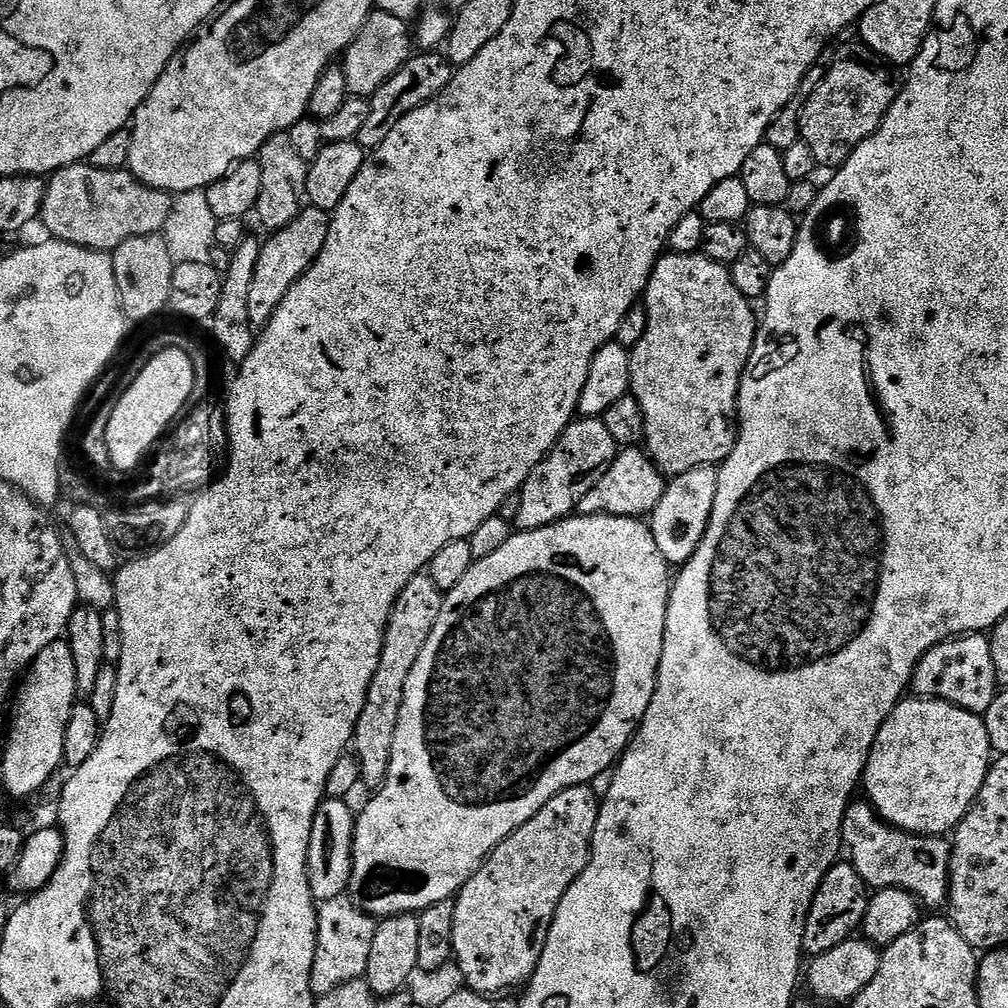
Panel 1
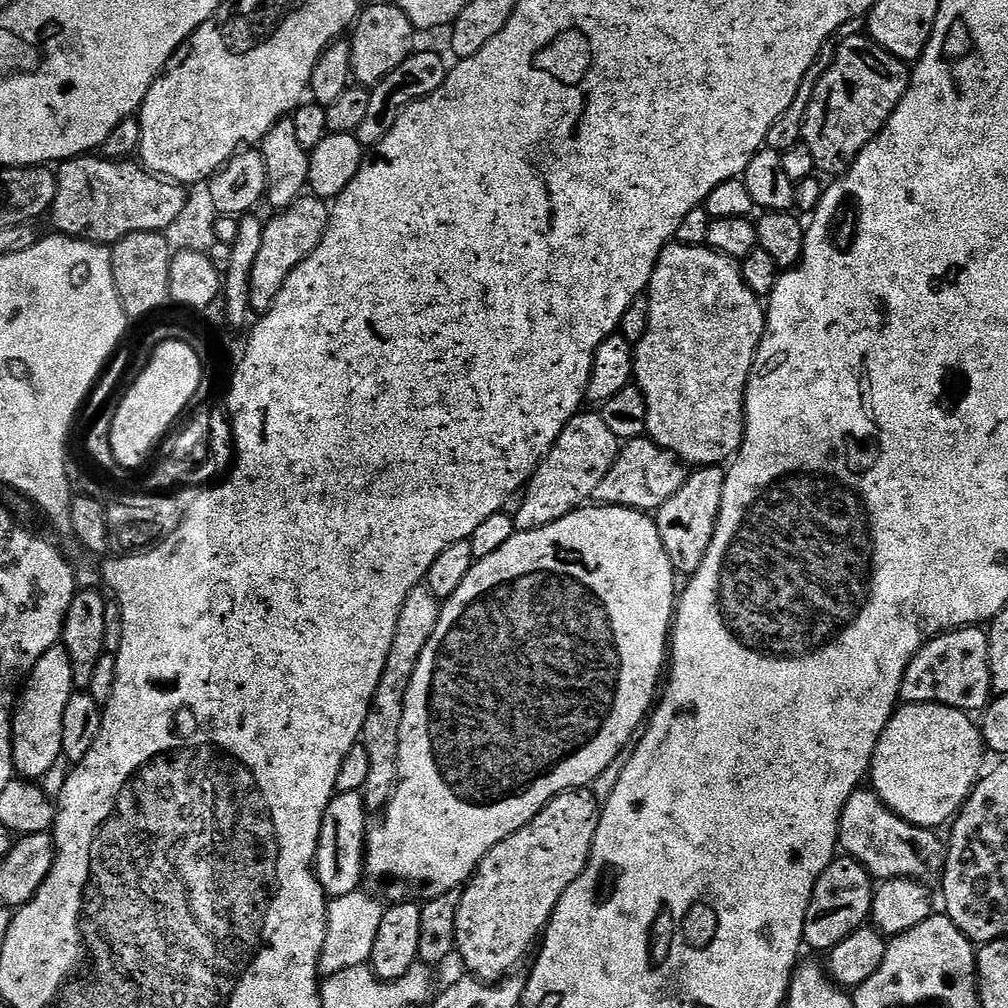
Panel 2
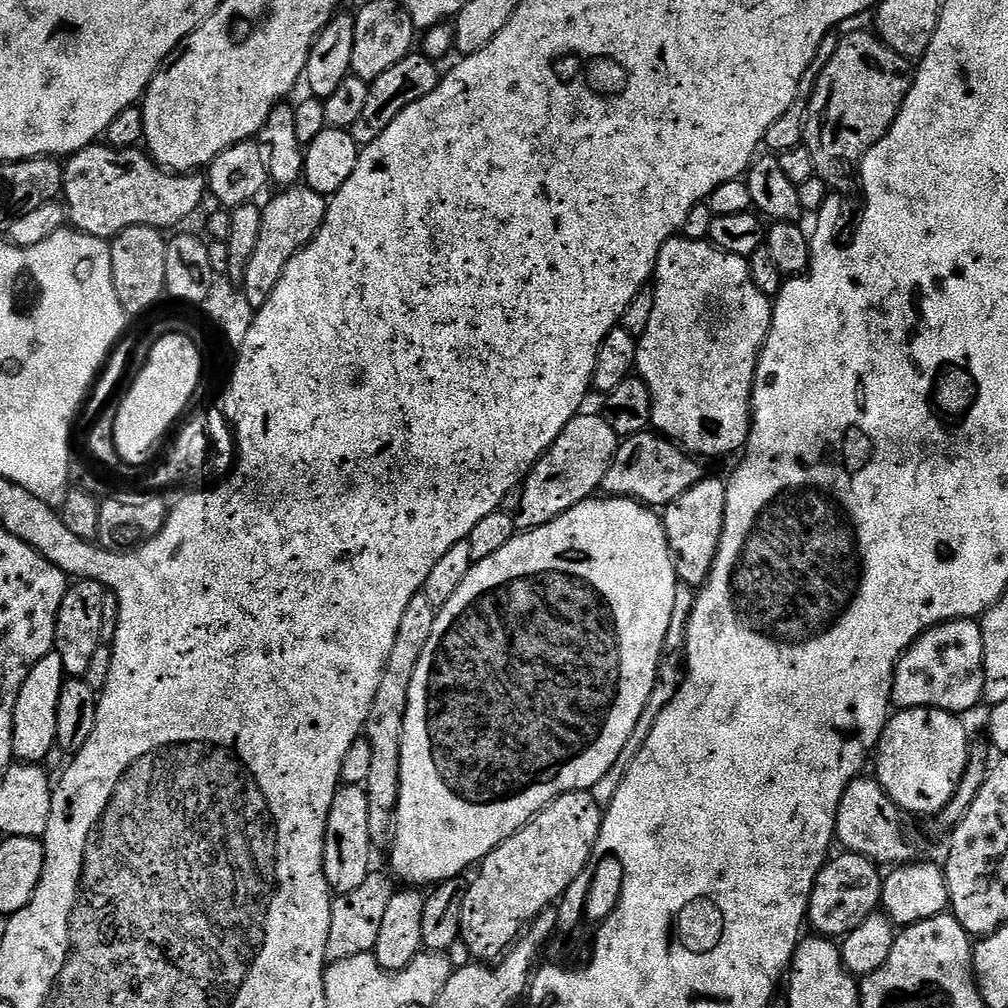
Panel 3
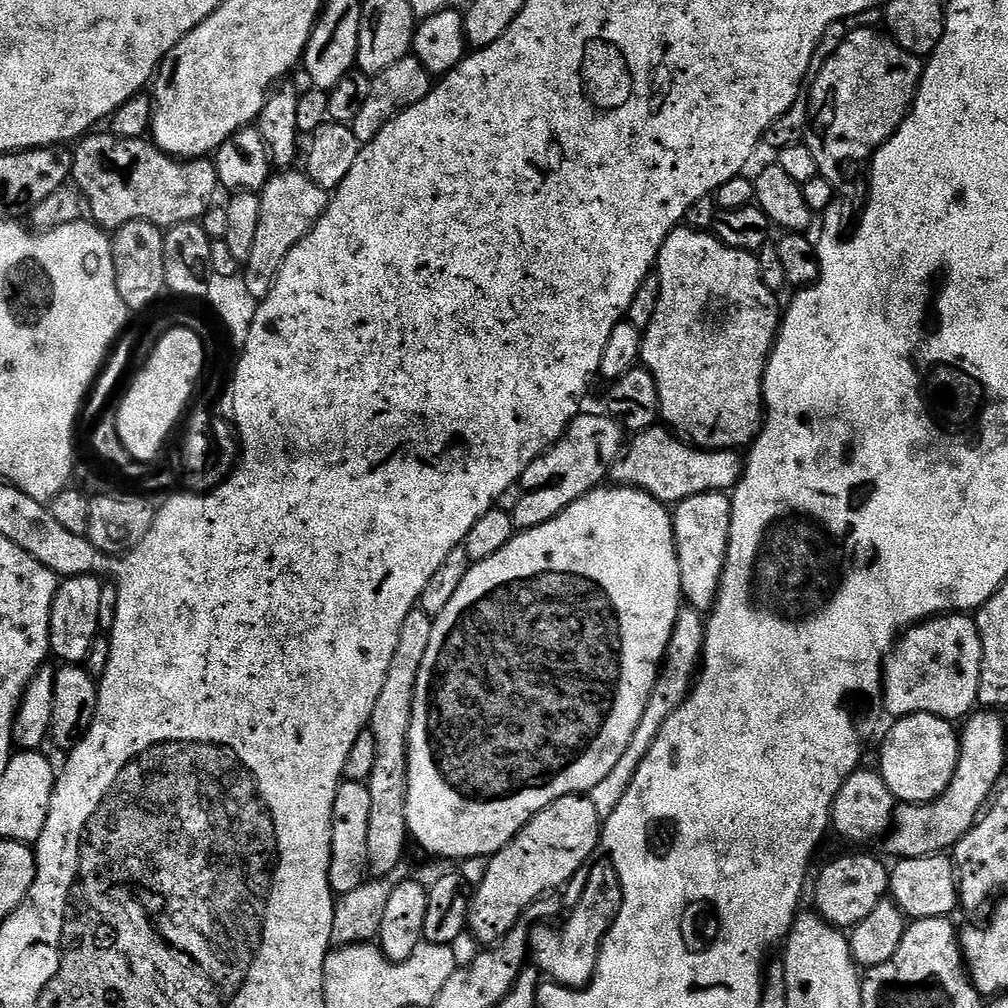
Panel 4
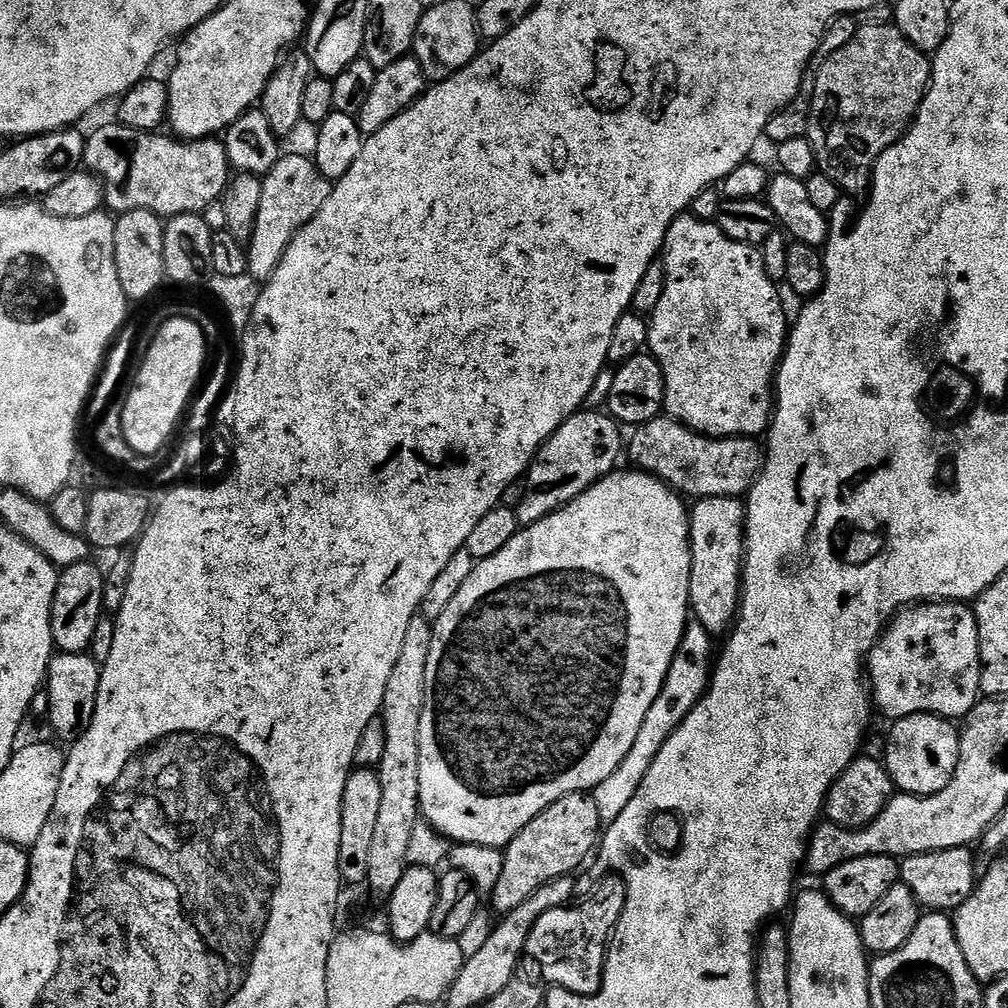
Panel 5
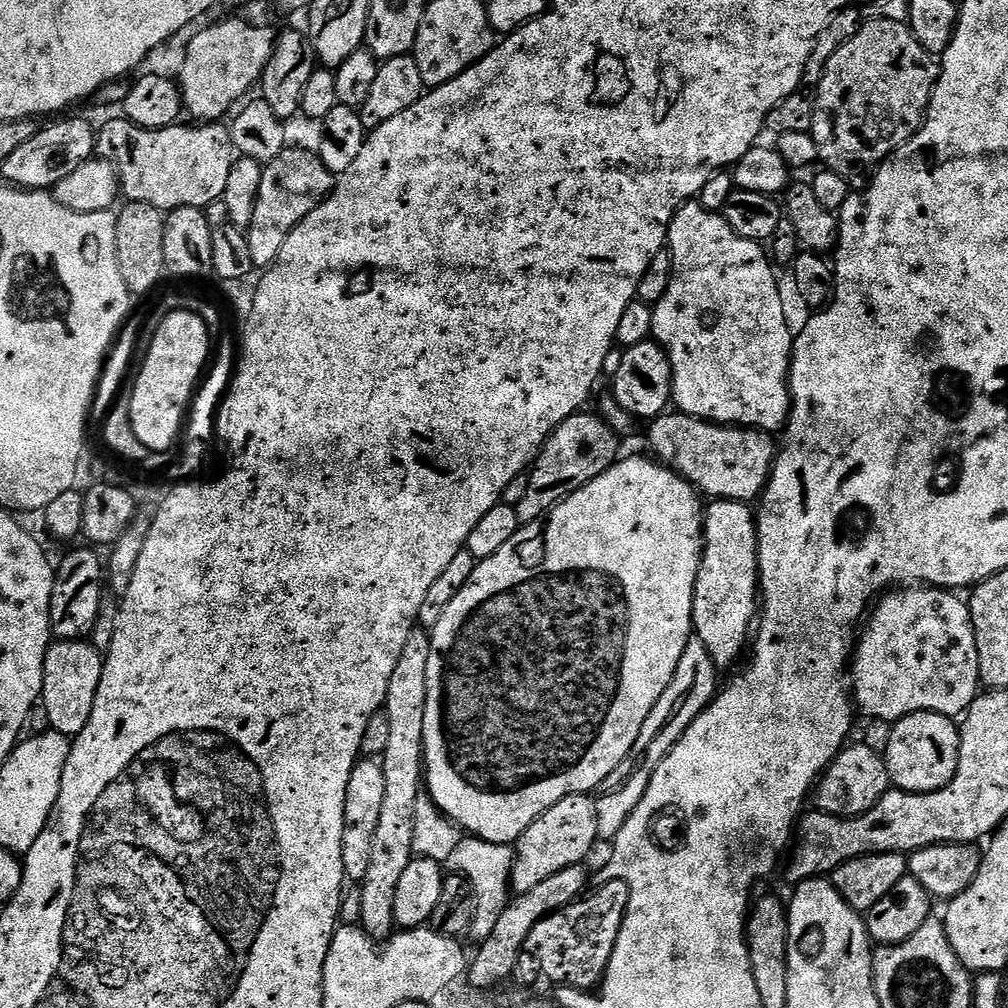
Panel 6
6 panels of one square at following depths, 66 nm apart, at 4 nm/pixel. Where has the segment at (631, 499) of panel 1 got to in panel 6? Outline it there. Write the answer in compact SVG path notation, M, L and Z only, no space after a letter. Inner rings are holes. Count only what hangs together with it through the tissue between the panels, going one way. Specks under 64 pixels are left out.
M679 410L665 411L664 415L651 421L647 428L647 451L665 468L672 469L686 482L690 482L705 497L752 502L763 496L778 451L777 441L772 441L775 439L769 433L758 428L712 424Z

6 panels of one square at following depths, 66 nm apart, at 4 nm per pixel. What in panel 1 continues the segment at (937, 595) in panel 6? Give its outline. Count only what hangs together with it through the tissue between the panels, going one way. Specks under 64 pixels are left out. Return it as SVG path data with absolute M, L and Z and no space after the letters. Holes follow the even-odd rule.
M969 634L951 637L934 646L918 662L910 688L917 697L945 700L967 712L982 714L990 710L998 695L991 639L984 634Z

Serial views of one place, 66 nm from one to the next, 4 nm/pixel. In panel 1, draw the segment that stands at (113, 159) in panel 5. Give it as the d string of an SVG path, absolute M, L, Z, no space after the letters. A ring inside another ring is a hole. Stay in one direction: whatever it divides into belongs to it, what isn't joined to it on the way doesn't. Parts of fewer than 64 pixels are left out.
M81 162L66 166L47 177L44 201L40 207L38 220L39 223L44 223L44 228L48 231L47 235L53 240L61 240L83 248L93 248L96 252L111 253L118 246L122 246L126 238L163 233L173 199L173 193L146 186L137 176L133 176L125 169L98 170L91 162Z

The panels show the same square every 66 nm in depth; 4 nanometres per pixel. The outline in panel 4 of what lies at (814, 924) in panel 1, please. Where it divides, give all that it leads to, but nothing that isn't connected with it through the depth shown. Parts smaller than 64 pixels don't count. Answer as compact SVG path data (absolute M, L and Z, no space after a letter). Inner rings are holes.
M840 856L832 860L820 872L816 880L815 911L829 924L841 930L851 930L867 918L874 906L882 902L890 892L890 868L876 856Z

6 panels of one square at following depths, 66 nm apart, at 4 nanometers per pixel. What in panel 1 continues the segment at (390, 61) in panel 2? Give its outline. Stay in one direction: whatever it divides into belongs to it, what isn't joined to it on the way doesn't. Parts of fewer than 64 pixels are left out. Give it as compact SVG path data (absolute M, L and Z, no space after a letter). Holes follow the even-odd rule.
M374 10L366 18L362 30L354 38L354 42L342 56L342 67L346 74L346 86L349 96L362 96L370 98L414 54L414 32L409 21L394 18L394 14ZM344 60L344 61L343 61Z

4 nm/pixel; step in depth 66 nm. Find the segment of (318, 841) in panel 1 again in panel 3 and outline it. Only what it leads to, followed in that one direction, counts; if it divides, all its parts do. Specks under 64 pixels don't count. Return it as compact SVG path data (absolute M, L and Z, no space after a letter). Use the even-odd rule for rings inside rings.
M346 784L337 788L330 806L330 818L326 822L324 839L324 873L333 893L341 894L356 890L373 871L370 838L370 802L368 793L361 785Z

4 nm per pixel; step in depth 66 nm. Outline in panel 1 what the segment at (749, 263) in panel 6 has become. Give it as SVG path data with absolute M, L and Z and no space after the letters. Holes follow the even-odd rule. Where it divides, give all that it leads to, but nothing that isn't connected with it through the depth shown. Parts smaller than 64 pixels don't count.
M668 252L657 260L652 276L648 279L648 286L644 290L642 303L646 306L646 334L642 334L642 342L631 349L632 353L632 386L630 394L642 406L642 418L646 422L644 431L643 447L656 467L664 473L665 477L671 478L678 474L686 474L686 470L694 470L698 466L719 466L724 459L732 453L736 445L738 435L738 409L736 400L740 397L740 379L748 365L748 359L752 353L752 347L756 341L756 329L758 316L752 313L753 301L748 300L734 286L731 271L725 265L706 258L700 252L694 254L678 254Z

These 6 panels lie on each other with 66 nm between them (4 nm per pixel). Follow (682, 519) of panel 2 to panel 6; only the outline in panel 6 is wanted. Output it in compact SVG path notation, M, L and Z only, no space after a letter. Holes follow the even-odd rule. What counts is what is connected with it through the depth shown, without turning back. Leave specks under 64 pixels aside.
M717 500L704 508L704 552L700 556L698 578L694 582L692 626L695 639L706 642L710 658L717 669L728 668L740 655L745 655L750 644L750 633L758 616L760 571L758 570L758 538L753 509L743 500Z

